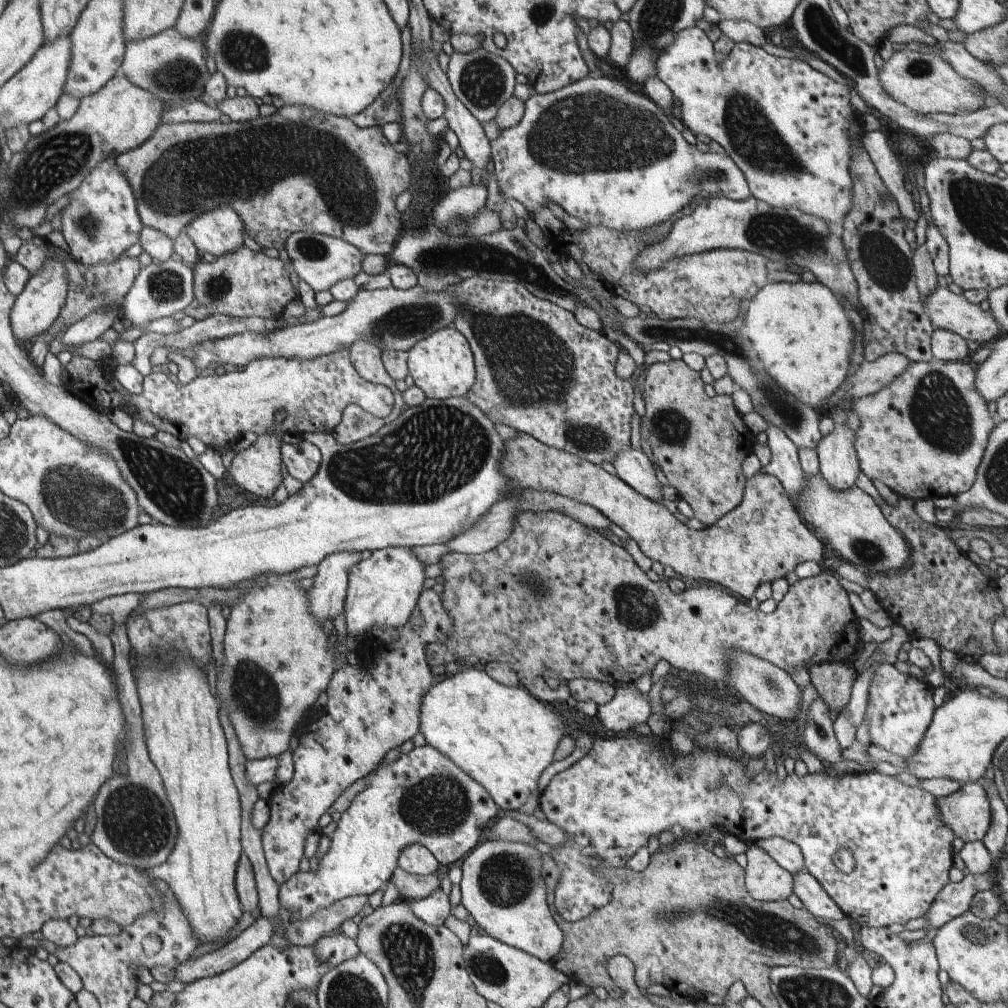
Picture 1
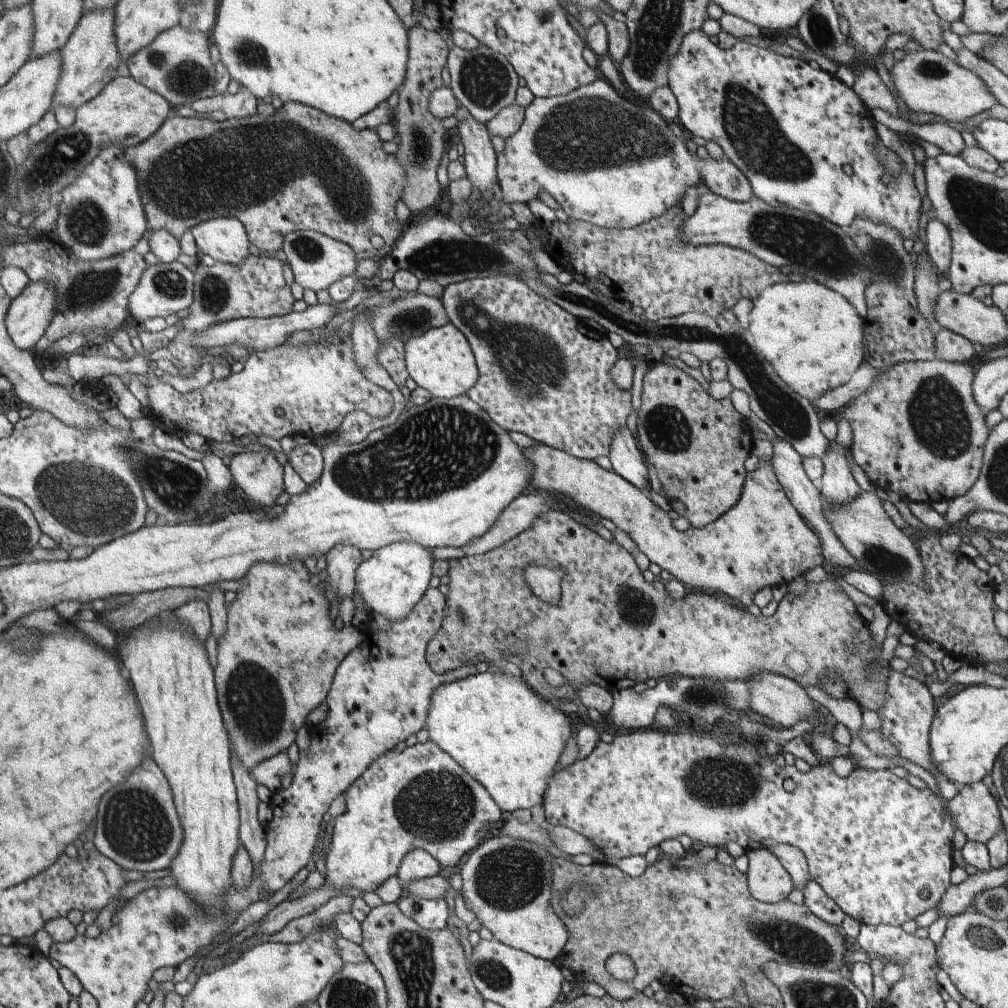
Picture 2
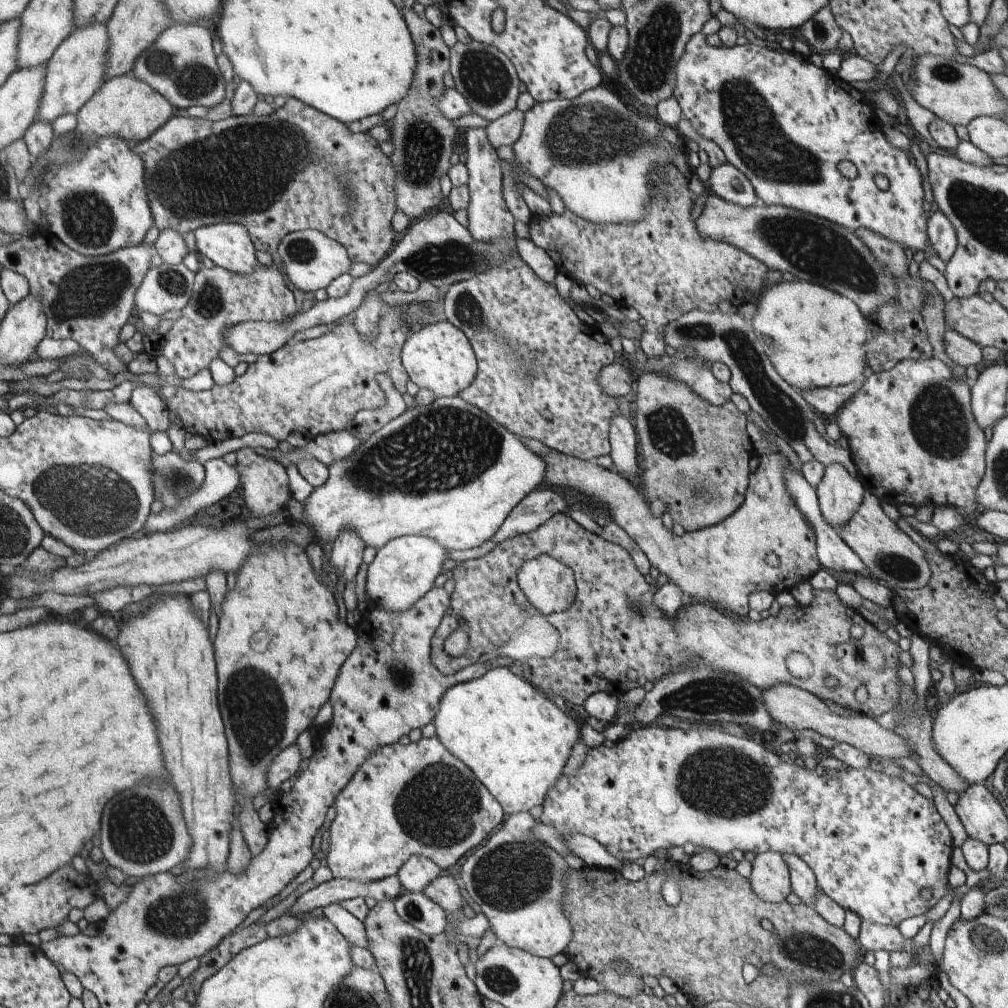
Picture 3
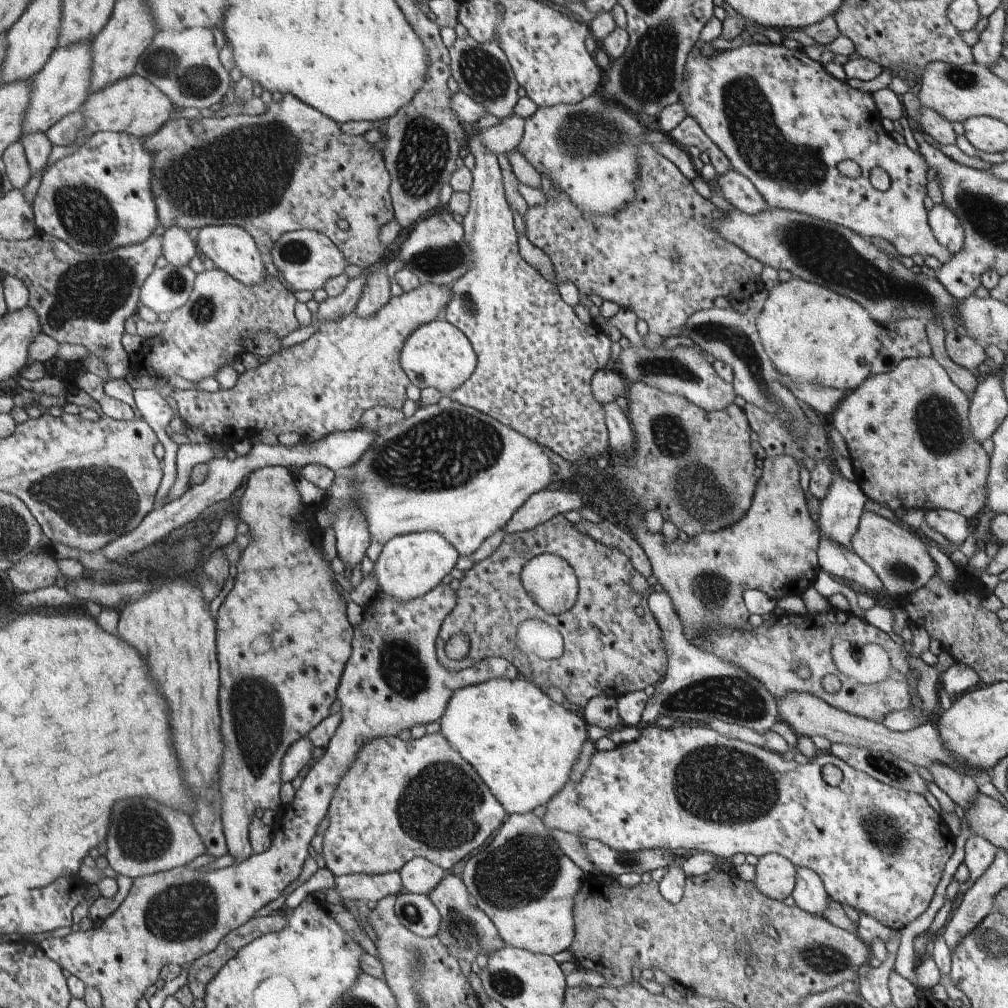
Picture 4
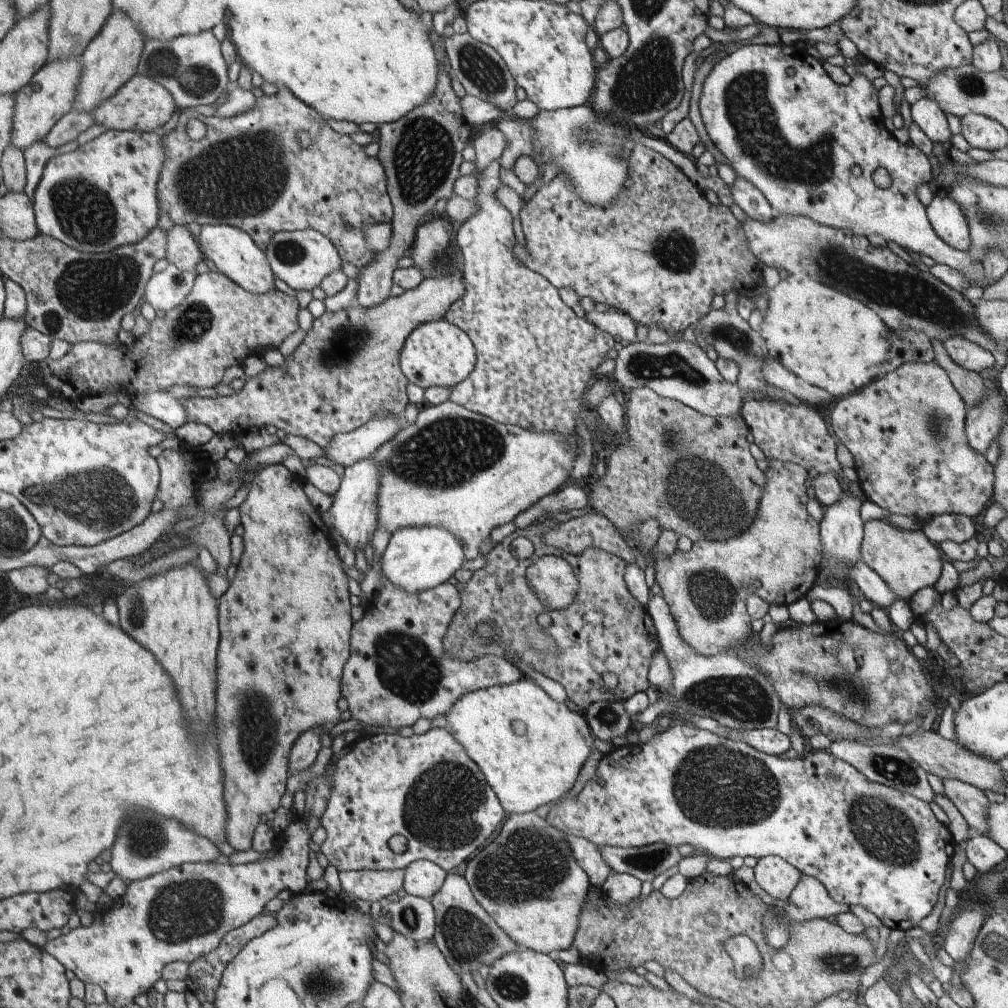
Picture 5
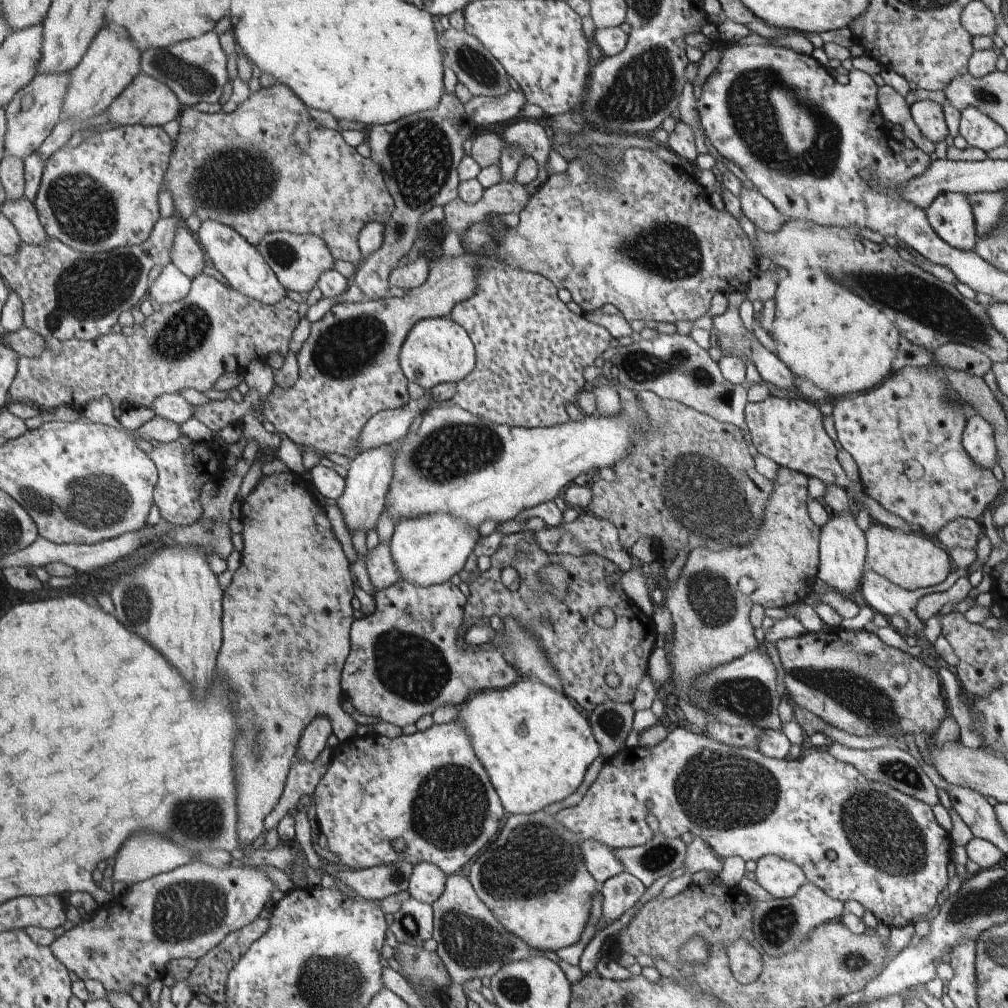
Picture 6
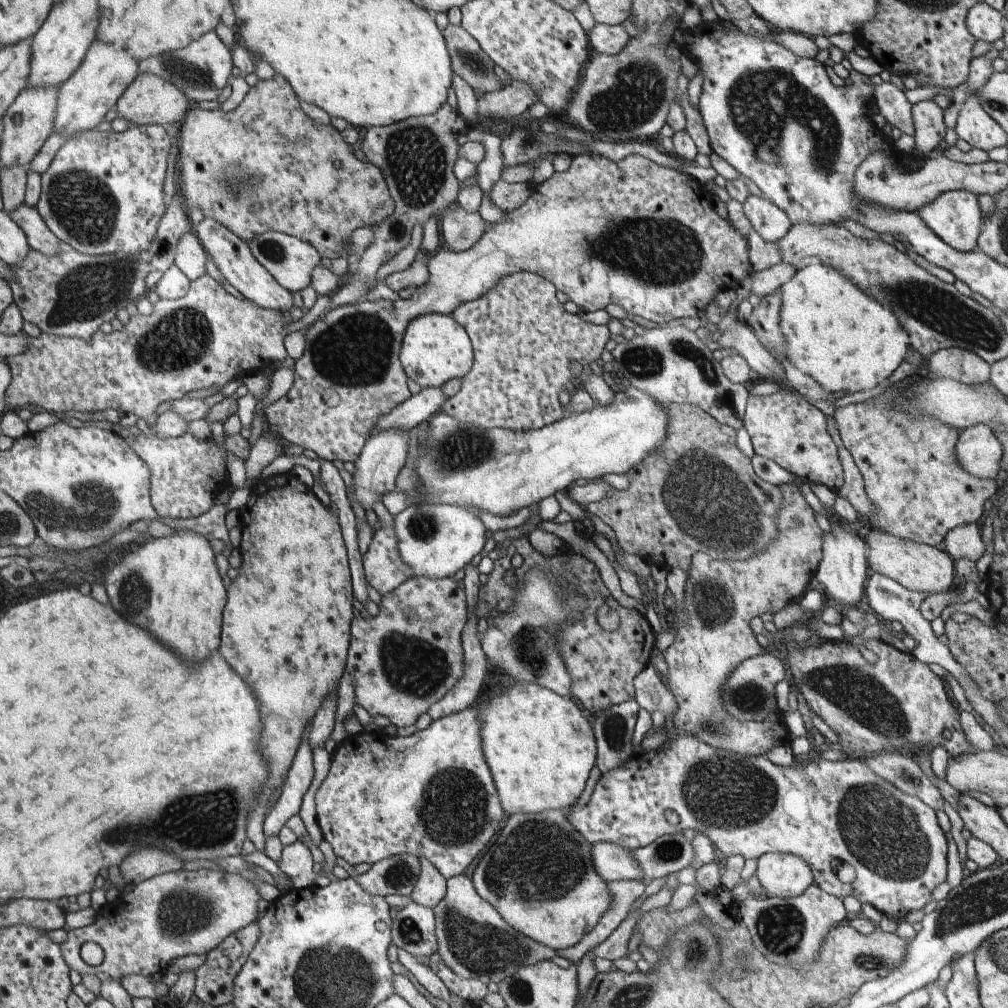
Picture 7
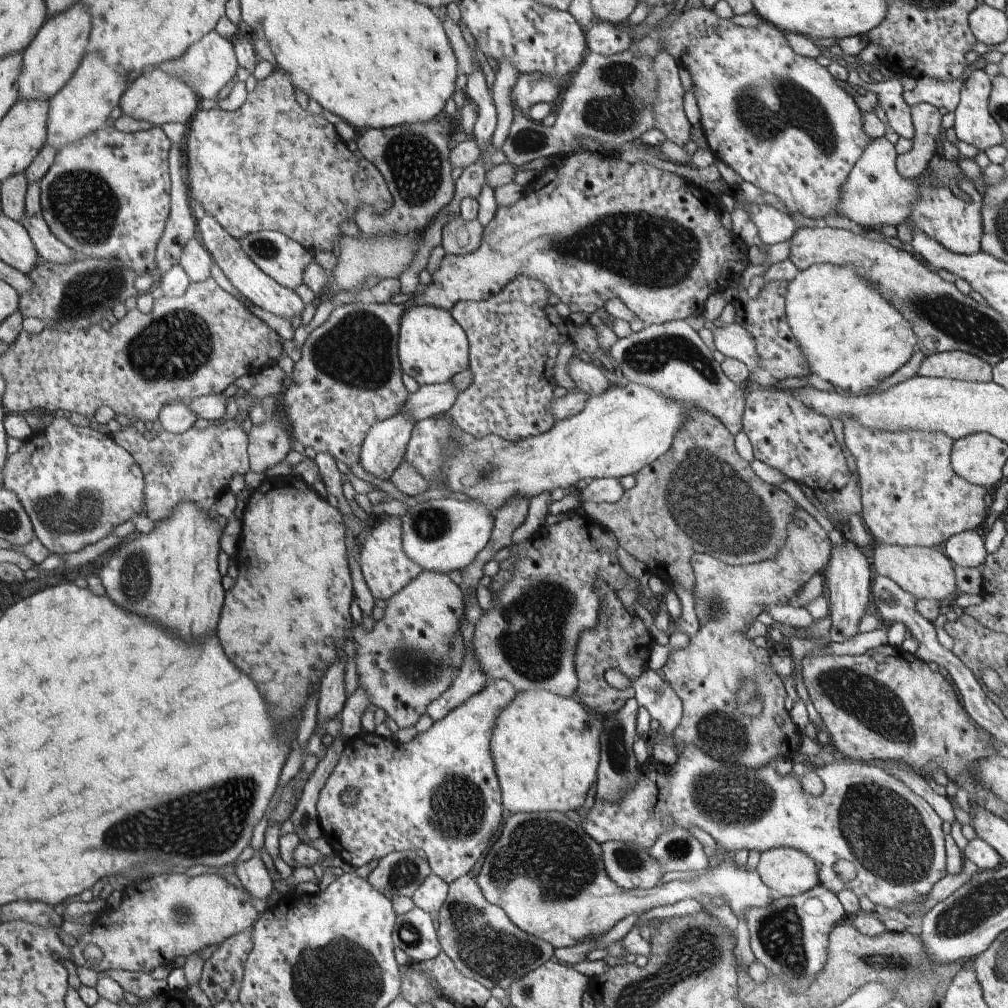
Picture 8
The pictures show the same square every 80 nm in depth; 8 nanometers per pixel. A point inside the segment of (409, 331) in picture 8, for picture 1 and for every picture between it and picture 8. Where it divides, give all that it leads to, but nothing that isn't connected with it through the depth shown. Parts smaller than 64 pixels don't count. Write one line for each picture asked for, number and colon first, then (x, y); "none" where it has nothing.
1: (442, 365)
2: (441, 360)
3: (439, 357)
4: (438, 355)
5: (439, 354)
6: (437, 350)
7: (436, 349)

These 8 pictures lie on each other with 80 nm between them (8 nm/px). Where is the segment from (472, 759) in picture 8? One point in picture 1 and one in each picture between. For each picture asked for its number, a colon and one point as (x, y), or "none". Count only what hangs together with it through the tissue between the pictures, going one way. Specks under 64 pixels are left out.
1: (423, 797)
2: (421, 798)
3: (419, 799)
4: (401, 800)
5: (426, 788)
6: (429, 789)
7: (430, 794)

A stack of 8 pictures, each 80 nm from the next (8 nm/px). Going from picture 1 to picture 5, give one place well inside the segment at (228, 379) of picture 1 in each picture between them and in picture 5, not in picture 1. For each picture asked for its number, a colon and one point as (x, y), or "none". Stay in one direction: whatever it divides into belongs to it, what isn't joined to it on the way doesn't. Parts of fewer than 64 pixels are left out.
2: (284, 391)
3: (315, 386)
4: (321, 386)
5: (348, 368)

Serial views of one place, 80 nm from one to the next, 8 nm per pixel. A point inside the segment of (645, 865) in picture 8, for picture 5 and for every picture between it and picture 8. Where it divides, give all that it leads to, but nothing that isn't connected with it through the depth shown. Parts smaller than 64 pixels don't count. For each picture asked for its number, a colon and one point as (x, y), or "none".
5: (586, 853)
6: (600, 861)
7: (612, 862)

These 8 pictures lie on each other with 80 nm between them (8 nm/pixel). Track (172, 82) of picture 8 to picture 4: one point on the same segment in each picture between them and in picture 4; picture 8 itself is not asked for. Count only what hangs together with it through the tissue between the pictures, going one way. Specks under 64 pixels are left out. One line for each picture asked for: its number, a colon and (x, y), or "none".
4: (134, 105)
5: (142, 105)
6: (148, 101)
7: (151, 100)

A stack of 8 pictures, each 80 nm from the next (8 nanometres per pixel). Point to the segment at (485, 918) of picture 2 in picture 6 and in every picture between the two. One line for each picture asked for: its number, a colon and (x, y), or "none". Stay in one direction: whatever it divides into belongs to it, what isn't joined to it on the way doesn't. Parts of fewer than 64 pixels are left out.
3: (516, 880)
4: (522, 880)
5: (534, 889)
6: (543, 893)

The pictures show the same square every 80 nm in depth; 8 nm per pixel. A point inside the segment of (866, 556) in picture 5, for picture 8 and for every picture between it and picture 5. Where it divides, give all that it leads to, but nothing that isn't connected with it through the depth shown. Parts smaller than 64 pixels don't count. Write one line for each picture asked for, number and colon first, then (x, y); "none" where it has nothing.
6: (912, 562)
7: (918, 567)
8: (926, 573)

